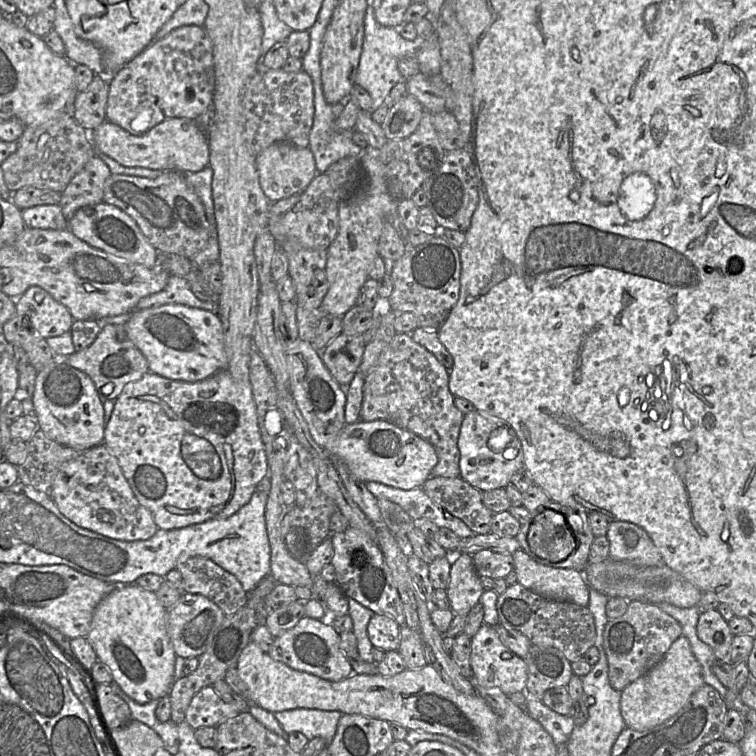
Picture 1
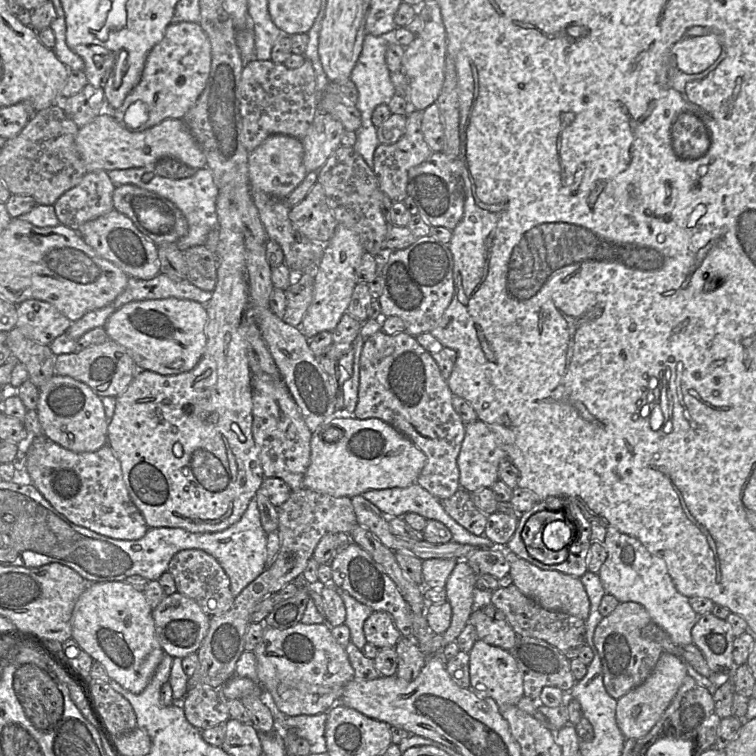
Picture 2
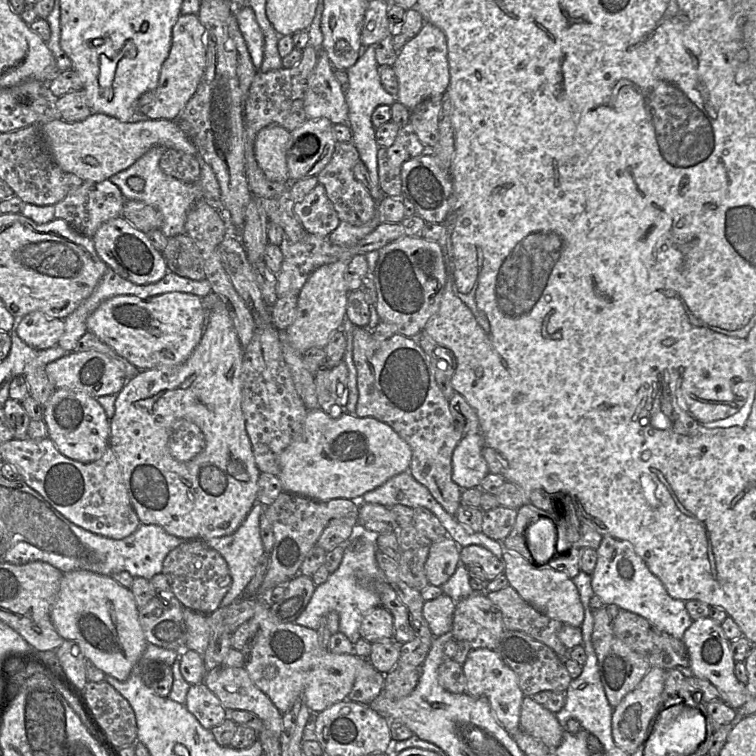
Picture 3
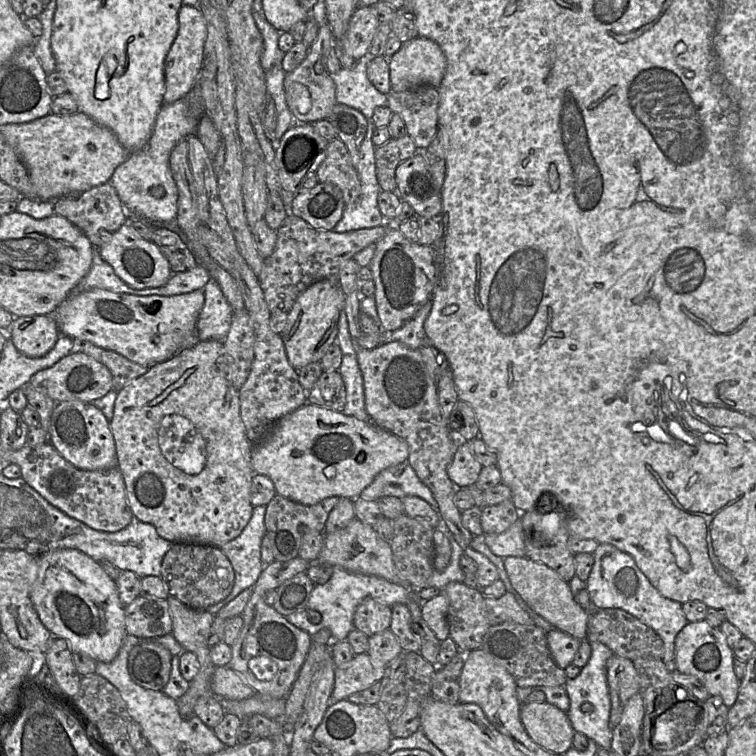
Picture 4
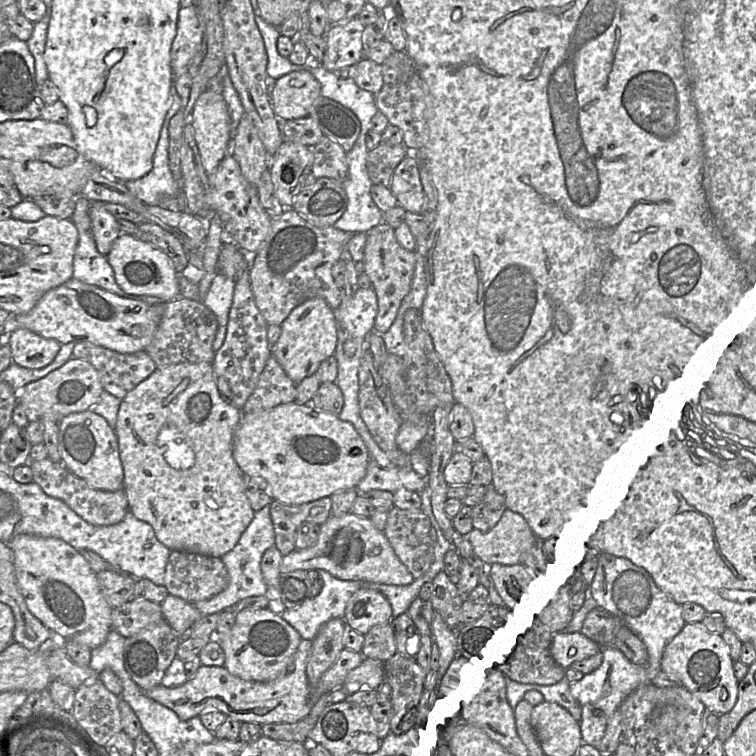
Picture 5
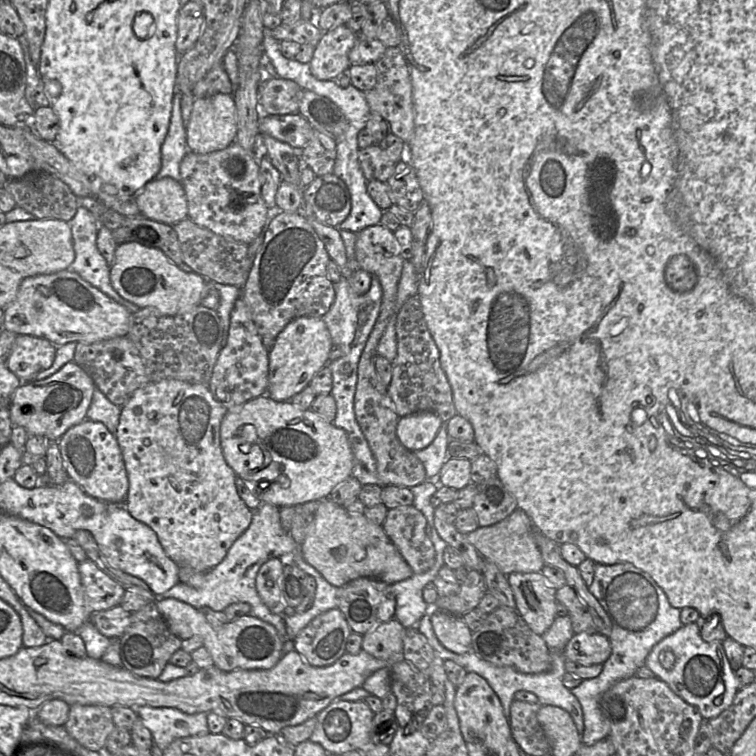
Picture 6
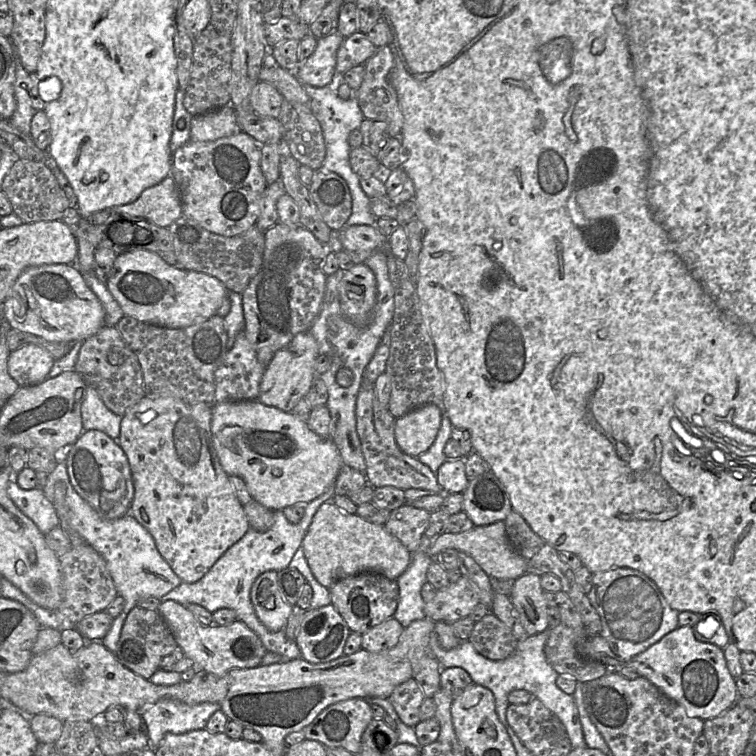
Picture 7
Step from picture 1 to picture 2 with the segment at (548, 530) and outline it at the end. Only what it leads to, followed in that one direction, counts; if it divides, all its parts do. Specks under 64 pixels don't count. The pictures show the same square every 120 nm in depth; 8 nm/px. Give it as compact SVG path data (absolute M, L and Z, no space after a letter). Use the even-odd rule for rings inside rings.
M541 510L534 513L525 523L522 530L522 539L527 552L544 564L560 564L569 556L570 545L573 538L569 537L569 542L560 550L552 550L545 546L543 542L543 531L547 524L555 520L562 520L562 516L556 511Z

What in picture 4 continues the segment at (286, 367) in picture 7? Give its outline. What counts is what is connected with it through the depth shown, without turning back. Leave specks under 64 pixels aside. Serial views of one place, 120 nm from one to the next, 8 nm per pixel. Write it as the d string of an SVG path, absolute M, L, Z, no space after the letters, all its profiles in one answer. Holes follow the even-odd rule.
M326 279L315 282L298 296L288 313L286 327L280 333L293 368L299 370L312 362L319 362L329 347L337 342L338 320L345 297L338 283Z

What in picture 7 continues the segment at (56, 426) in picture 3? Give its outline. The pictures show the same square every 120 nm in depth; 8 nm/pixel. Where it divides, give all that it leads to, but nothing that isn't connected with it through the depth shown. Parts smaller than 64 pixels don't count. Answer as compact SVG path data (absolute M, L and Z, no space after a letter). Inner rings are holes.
M99 430L83 431L67 448L67 472L75 491L105 520L130 513L134 485L128 458L118 442Z

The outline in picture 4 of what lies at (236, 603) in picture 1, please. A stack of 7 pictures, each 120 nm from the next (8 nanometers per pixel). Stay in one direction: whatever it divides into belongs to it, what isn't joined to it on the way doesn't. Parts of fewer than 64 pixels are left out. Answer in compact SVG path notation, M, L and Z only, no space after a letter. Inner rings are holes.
M176 542L163 558L160 577L168 588L169 596L178 599L189 608L207 610L230 594L235 575L228 558L218 547Z

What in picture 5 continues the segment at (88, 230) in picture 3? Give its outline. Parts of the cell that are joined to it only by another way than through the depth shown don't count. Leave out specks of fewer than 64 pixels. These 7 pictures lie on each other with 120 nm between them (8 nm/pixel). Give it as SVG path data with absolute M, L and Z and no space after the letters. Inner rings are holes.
M91 201L89 216L96 248L101 254L107 256L121 232L118 228L118 219L105 208L105 203L109 202Z

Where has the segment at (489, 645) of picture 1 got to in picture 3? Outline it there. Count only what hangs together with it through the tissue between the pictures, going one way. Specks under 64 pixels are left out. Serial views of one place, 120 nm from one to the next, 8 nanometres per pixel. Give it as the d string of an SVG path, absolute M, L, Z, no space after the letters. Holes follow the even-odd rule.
M485 648L470 651L463 664L463 671L466 677L466 693L475 698L486 697L497 721L510 735L517 734L521 729L521 704L525 698L519 686L517 674L502 660L495 650Z

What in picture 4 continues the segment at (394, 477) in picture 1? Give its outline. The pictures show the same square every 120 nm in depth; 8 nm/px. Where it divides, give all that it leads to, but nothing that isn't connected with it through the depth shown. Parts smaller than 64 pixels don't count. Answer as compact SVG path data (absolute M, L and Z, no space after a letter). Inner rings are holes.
M306 403L275 422L265 437L252 450L251 463L255 473L269 477L276 493L303 505L315 505L329 497L352 498L369 486L383 470L408 461L409 447L405 440L353 416Z

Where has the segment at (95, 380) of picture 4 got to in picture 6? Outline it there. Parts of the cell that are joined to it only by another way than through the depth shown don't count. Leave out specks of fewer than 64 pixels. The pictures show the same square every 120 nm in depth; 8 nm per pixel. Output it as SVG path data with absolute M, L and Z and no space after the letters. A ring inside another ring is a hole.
M71 361L50 377L22 383L16 389L10 407L12 426L25 428L28 437L41 435L50 441L58 441L69 428L86 419L95 389L91 377Z

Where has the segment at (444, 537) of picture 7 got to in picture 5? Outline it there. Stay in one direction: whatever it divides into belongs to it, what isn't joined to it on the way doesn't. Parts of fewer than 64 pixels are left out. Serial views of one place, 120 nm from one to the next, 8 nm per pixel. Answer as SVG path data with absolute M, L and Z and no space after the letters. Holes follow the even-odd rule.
M506 510L498 524L489 531L481 531L474 529L470 533L464 535L472 544L476 555L486 564L498 563L501 565L527 565L538 566L543 564L545 553L551 544L561 543L557 540L544 540L535 535L529 523L521 513Z

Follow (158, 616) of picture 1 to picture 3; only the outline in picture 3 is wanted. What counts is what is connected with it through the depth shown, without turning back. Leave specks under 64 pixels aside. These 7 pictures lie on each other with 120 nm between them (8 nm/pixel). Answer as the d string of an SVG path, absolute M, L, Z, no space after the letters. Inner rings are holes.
M75 570L63 574L50 617L58 634L74 641L87 660L106 675L126 681L148 643L138 610L131 590L111 576Z

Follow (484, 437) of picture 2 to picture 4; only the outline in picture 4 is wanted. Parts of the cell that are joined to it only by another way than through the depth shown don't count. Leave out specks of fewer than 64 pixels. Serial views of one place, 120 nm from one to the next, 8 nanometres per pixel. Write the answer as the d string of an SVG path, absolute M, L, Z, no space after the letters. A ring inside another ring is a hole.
M468 442L458 444L453 460L448 467L448 476L457 487L466 487L477 482L482 469Z

